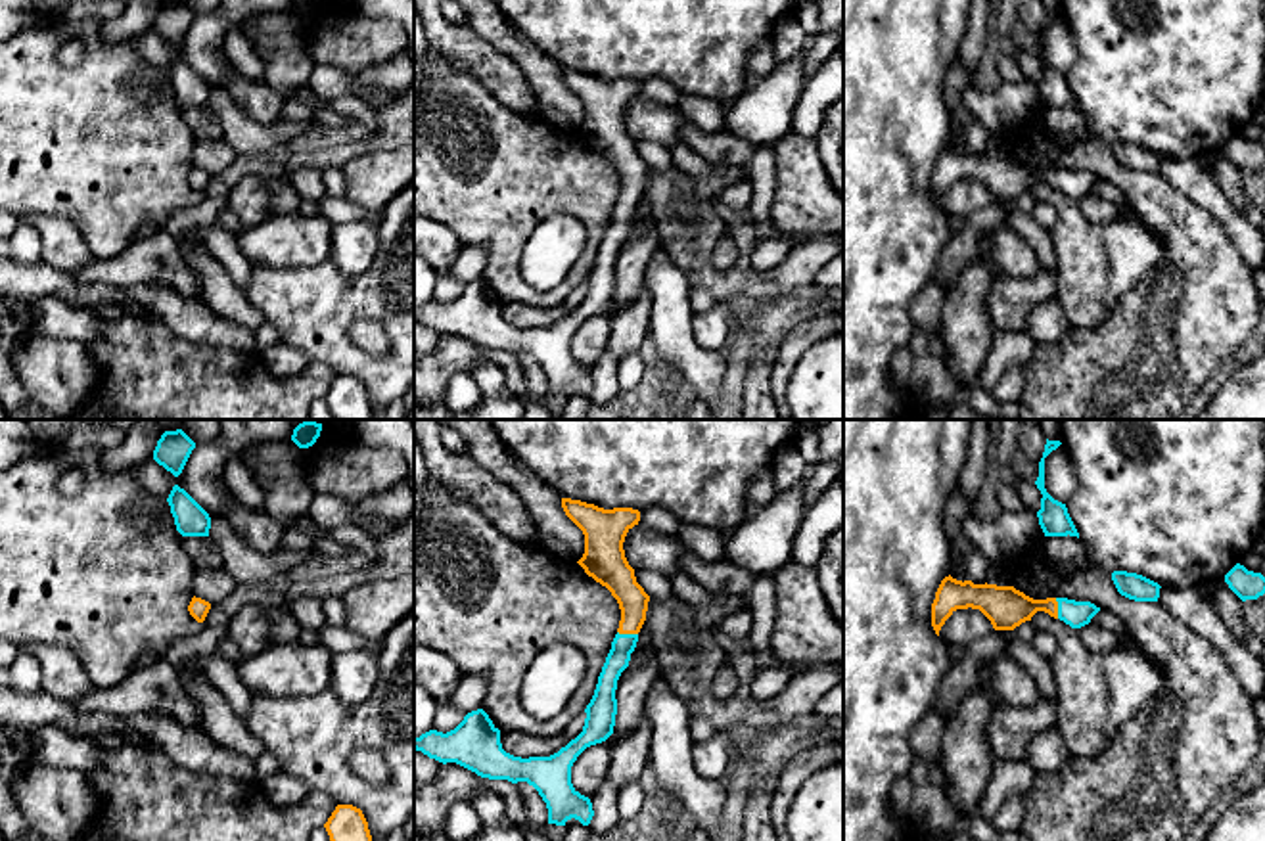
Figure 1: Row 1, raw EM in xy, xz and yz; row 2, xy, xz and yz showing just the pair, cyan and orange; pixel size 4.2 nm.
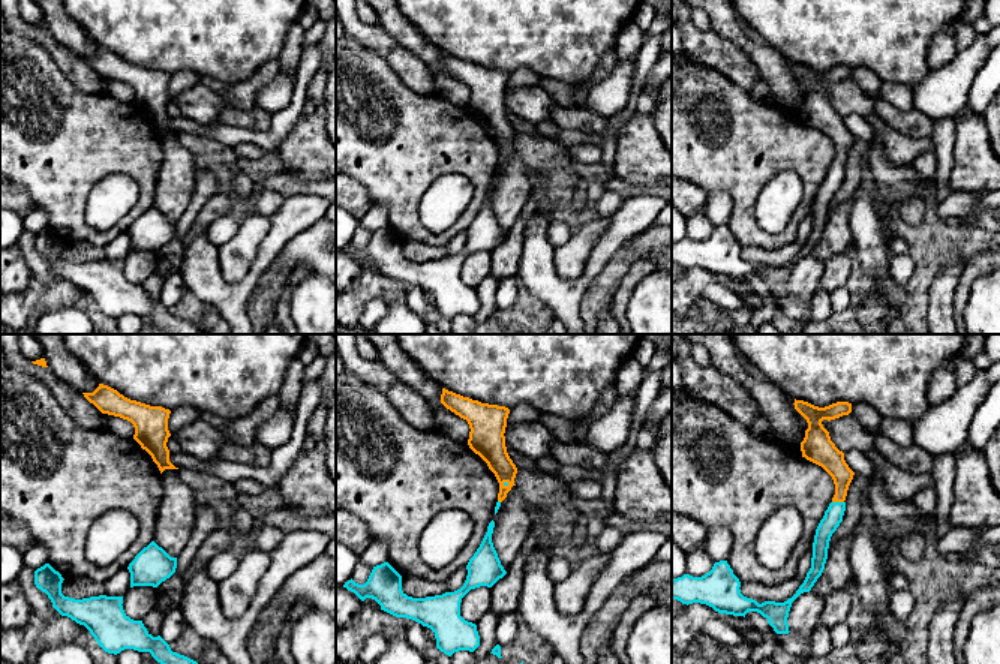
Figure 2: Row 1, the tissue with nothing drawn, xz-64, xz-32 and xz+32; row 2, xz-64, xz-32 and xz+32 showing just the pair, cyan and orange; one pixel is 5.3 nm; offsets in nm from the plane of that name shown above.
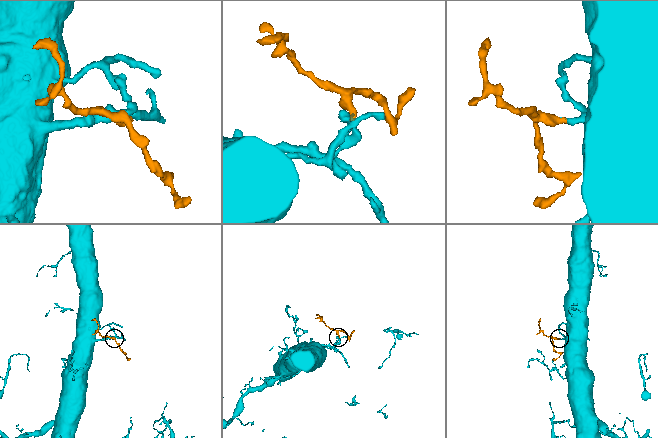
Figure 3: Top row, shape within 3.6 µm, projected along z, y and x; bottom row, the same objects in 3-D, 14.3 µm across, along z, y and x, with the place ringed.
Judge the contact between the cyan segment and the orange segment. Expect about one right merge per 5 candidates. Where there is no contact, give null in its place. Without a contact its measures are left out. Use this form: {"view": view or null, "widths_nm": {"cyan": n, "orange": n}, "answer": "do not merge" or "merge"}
{"view": "xz", "widths_nm": {"cyan": 100, "orange": 140}, "answer": "merge"}

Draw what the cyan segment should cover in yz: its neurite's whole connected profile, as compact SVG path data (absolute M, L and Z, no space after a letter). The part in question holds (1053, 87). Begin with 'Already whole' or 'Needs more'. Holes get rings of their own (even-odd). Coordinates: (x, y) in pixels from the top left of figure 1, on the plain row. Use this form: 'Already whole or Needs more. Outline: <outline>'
Already whole. Outline: M1048 11L1045 15L1043 29L1039 33L1039 48L1035 52L1037 59L1041 61L1041 80L1037 82L1039 96L1045 103L1045 107L1077 107L1079 103L1068 84L1066 75L1054 71L1046 59L1045 59L1045 29L1056 21L1062 13L1060 11Z

